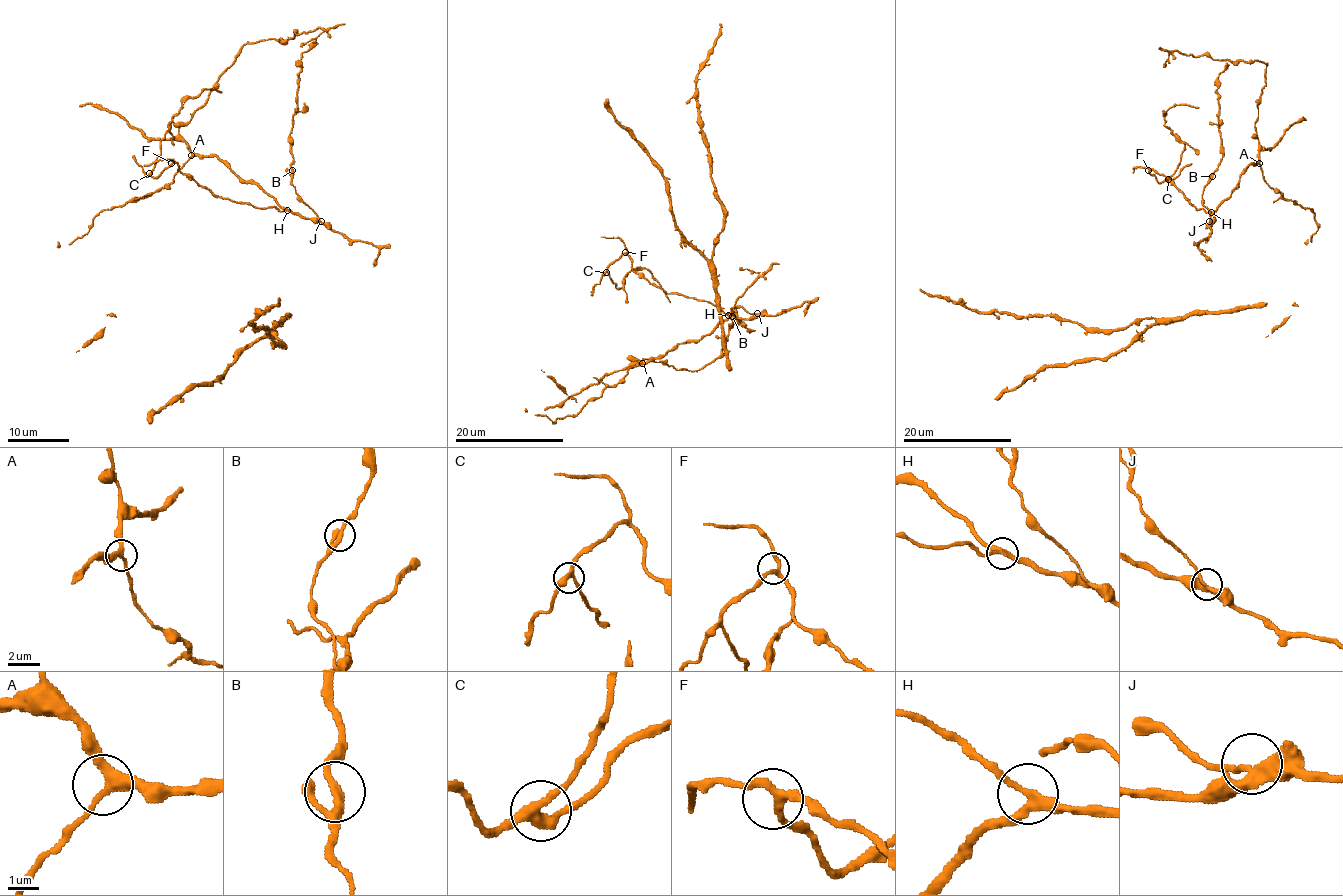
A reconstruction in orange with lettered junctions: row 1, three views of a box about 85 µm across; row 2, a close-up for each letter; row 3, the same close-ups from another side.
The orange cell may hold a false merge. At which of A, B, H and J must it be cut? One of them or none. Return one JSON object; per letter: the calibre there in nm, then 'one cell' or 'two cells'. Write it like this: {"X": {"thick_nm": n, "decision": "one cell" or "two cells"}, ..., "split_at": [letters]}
{"A": {"thick_nm": 300, "decision": "one cell"}, "B": {"thick_nm": 200, "decision": "one cell"}, "H": {"thick_nm": 260, "decision": "two cells"}, "J": {"thick_nm": 320, "decision": "one cell"}, "split_at": ["H"]}

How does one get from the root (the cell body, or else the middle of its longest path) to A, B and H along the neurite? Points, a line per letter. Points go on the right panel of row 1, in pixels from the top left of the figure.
A: (1213, 224), (1216, 208), (1236, 189), (1239, 176), (1251, 164), (1259, 163)
B: (1213, 224), (1202, 198), (1205, 185), (1212, 176)
H: (1213, 224), (1212, 212)

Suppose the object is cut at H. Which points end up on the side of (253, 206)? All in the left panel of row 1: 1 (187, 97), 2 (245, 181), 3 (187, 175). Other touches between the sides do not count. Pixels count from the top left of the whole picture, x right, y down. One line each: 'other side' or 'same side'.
1: same side
2: other side
3: same side

